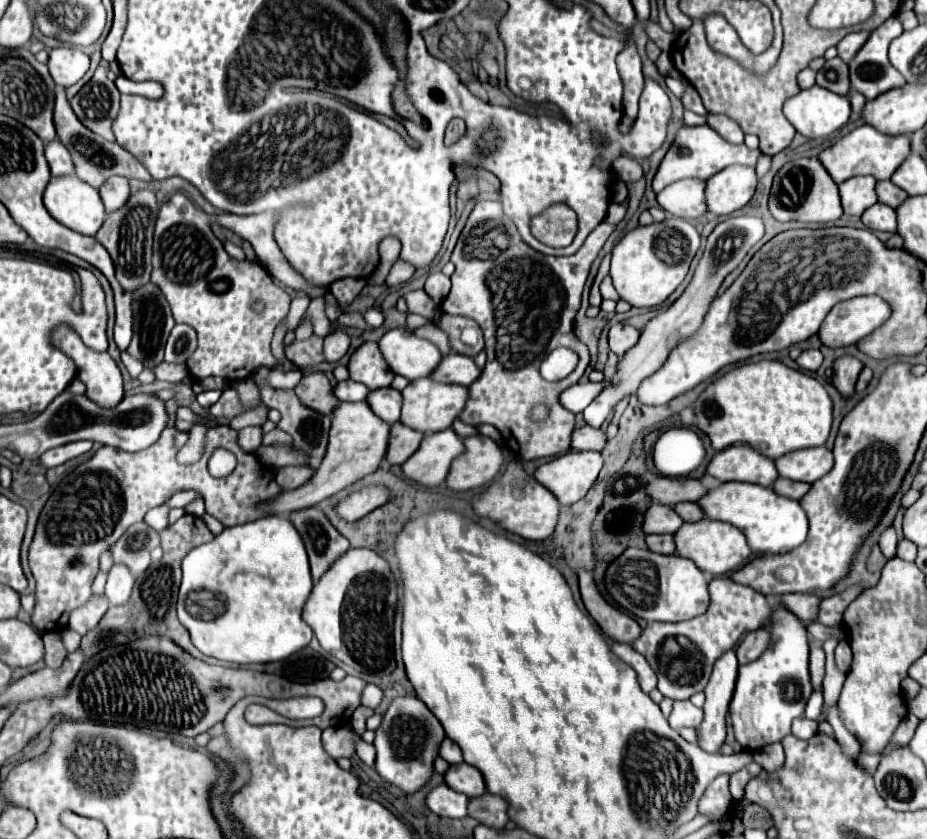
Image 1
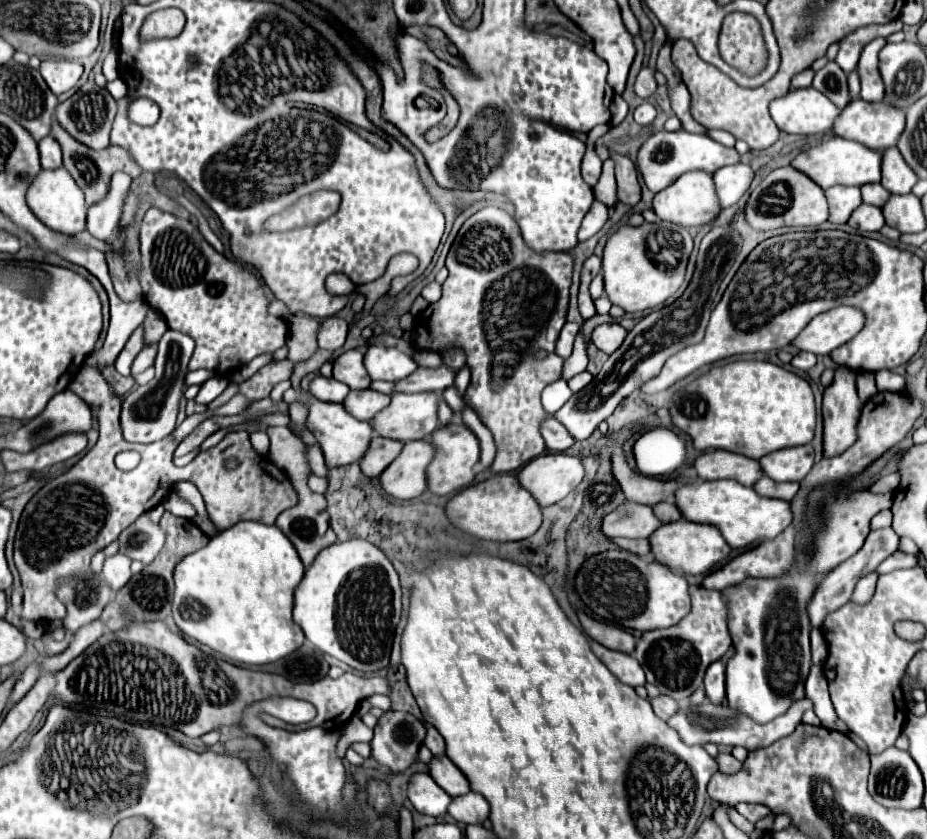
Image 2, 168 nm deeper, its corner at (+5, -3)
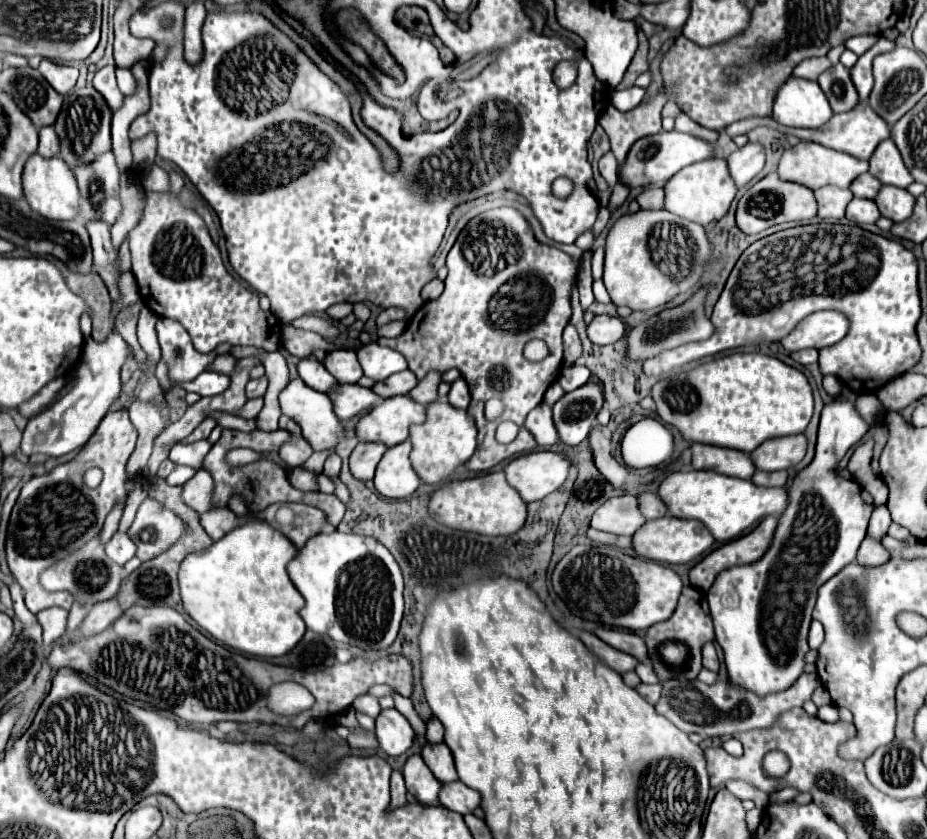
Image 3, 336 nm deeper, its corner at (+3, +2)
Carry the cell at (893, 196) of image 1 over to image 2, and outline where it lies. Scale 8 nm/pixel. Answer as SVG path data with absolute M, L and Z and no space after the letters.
M868 183L864 187L860 187L862 191L862 201L874 207L882 207L886 203L886 199L890 197L890 193L880 185L880 183Z

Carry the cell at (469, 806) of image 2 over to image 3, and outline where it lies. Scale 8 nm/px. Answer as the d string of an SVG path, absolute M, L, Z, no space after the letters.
M452 782L442 786L440 804L458 814L472 814L480 808L480 794L462 782Z

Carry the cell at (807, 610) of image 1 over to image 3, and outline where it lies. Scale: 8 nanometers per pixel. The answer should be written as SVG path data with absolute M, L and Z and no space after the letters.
M876 506L876 508L874 508L874 512L872 512L872 518L870 518L868 536L880 542L880 540L888 534L890 524L892 524L892 518L890 518L888 508L886 508L886 506Z

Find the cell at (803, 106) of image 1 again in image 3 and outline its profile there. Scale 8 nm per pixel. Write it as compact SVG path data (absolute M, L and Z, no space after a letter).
M792 76L776 94L772 118L790 128L820 128L832 114L818 82Z

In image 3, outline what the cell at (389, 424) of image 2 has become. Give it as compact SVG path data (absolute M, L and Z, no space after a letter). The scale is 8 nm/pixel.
M408 394L392 396L382 404L374 406L366 416L360 418L356 434L366 442L382 442L396 446L410 434L410 426L426 420L426 406L414 402Z

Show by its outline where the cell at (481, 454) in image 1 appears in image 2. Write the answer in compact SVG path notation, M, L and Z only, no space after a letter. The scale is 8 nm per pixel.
M452 421L444 427L438 427L430 435L430 443L434 447L434 459L430 461L430 465L426 469L428 489L434 495L450 495L450 493L456 493L456 491L468 487L476 477L476 467L478 467L478 459L480 459L480 445L478 445L476 435L462 423Z

